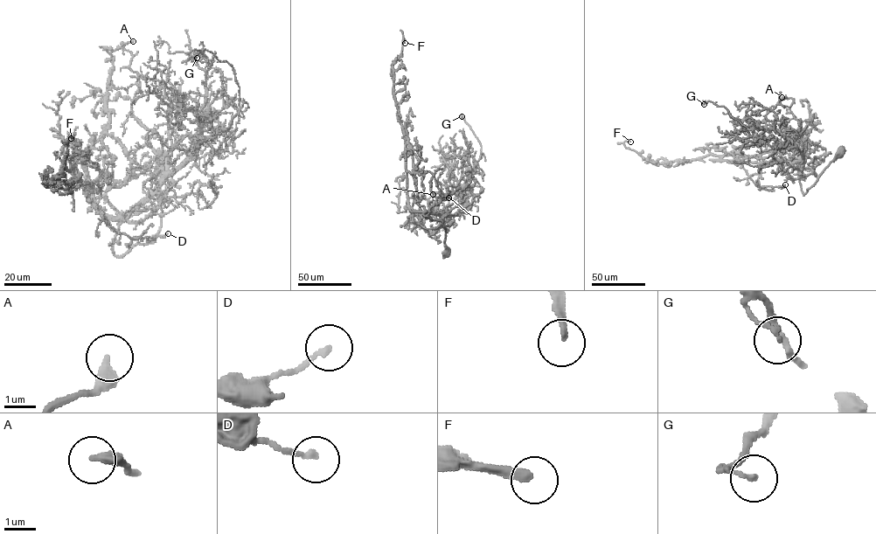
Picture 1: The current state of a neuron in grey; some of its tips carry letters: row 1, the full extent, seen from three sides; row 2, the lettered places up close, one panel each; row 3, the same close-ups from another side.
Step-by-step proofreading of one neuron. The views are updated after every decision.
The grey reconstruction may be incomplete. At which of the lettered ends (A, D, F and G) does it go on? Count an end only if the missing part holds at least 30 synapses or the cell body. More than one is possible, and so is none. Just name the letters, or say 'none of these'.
F

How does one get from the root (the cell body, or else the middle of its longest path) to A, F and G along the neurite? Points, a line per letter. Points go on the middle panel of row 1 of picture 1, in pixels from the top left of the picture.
A: (448, 253), (442, 222), (423, 215), (446, 217), (432, 213), (435, 204), (427, 200), (433, 194)
F: (448, 253), (442, 222), (412, 211), (407, 202), (392, 68), (403, 36), (405, 43)
G: (448, 253), (442, 222), (423, 214), (455, 213), (463, 202), (465, 182), (481, 157), (479, 141), (462, 116)

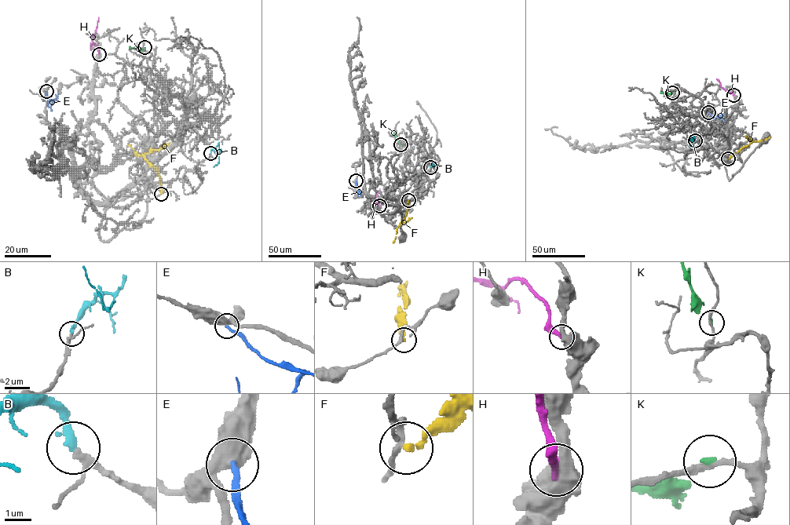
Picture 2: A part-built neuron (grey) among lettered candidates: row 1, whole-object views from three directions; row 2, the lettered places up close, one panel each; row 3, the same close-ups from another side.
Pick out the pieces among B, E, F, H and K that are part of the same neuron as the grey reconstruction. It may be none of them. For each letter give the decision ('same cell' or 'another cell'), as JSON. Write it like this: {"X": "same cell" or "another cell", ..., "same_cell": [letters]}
{"B": "same cell", "E": "another cell", "F": "another cell", "H": "another cell", "K": "another cell", "same_cell": ["B"]}

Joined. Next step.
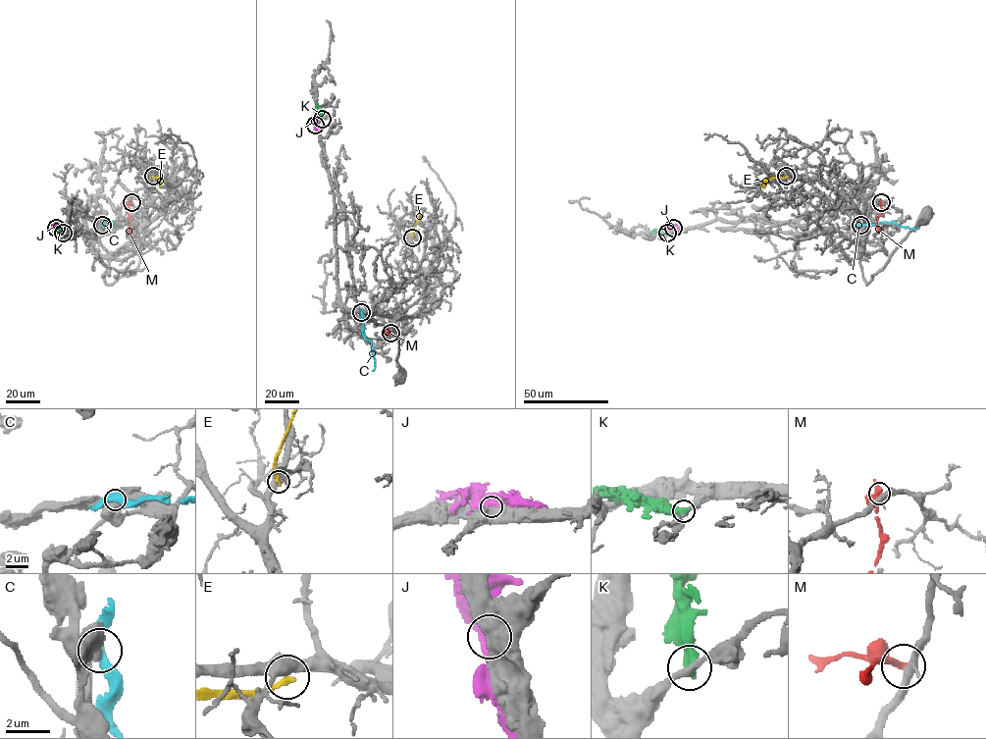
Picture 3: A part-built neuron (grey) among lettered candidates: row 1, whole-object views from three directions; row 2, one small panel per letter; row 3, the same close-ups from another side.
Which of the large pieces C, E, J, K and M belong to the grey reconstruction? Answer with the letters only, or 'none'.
none

